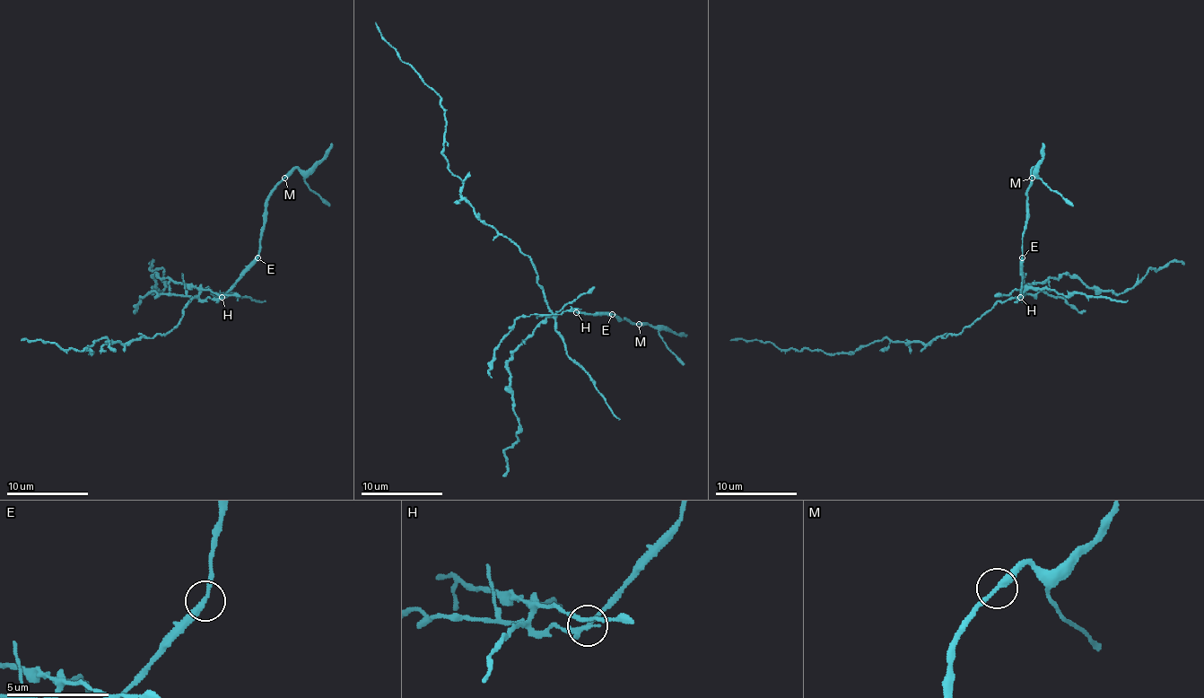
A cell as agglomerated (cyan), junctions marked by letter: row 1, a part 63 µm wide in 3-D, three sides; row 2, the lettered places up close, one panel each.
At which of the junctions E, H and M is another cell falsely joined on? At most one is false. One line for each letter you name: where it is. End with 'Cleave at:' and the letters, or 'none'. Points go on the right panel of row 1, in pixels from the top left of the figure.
H: place (1020, 297)
Cleave at: H

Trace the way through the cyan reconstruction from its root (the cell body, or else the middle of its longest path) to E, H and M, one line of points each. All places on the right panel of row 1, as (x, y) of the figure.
E: (969, 327), (999, 301), (1011, 298), (1022, 300), (1022, 257)
H: (969, 327), (999, 301), (1011, 298), (1022, 300), (1019, 298)
M: (969, 327), (999, 301), (1011, 298), (1022, 300), (1022, 232), (1025, 224), (1027, 187), (1032, 178)

